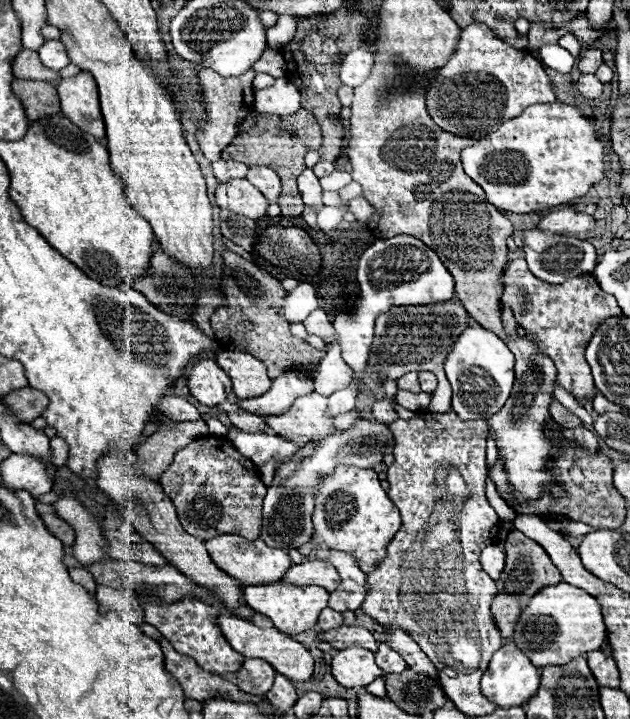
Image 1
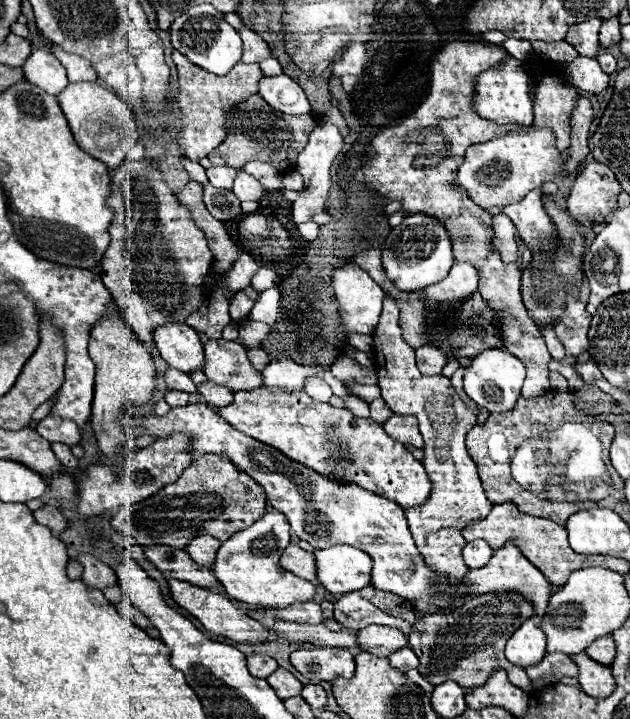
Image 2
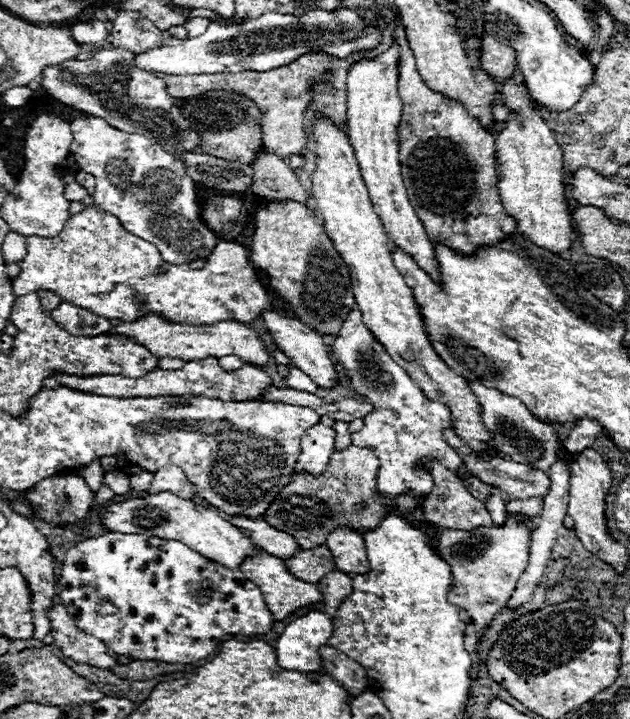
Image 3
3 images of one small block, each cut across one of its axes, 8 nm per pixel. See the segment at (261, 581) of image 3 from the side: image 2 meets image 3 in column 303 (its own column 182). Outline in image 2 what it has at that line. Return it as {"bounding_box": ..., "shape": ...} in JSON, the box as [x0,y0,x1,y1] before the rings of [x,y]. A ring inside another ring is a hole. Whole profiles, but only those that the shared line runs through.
{"bounding_box":[168,576,272,644],"shape":[[[168,576],[168,586],[170,586],[170,592],[172,592],[172,598],[178,606],[182,606],[184,610],[188,610],[194,618],[198,618],[198,622],[214,636],[224,636],[224,638],[230,638],[234,642],[250,642],[250,644],[256,644],[256,642],[268,642],[272,638],[272,634],[262,628],[262,624],[258,624],[256,620],[252,620],[250,616],[246,616],[244,610],[236,608],[226,596],[218,594],[218,592],[212,592],[208,588],[200,588],[200,586],[194,586],[190,582],[182,582],[182,580],[176,580],[176,578],[170,578]]]}

